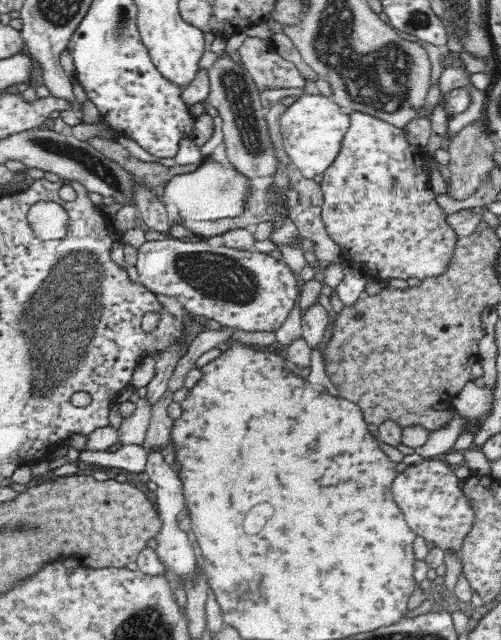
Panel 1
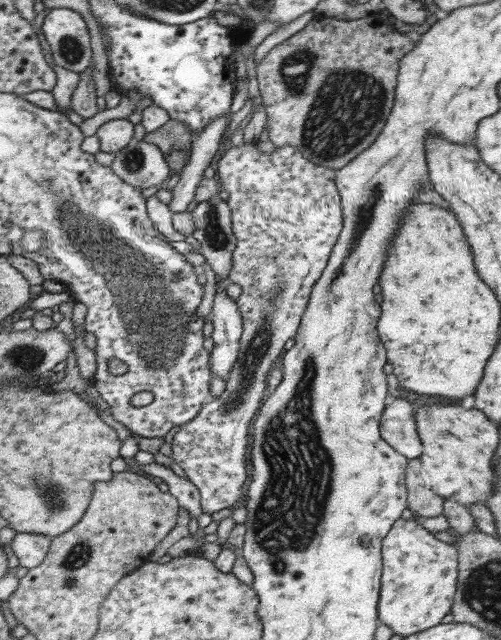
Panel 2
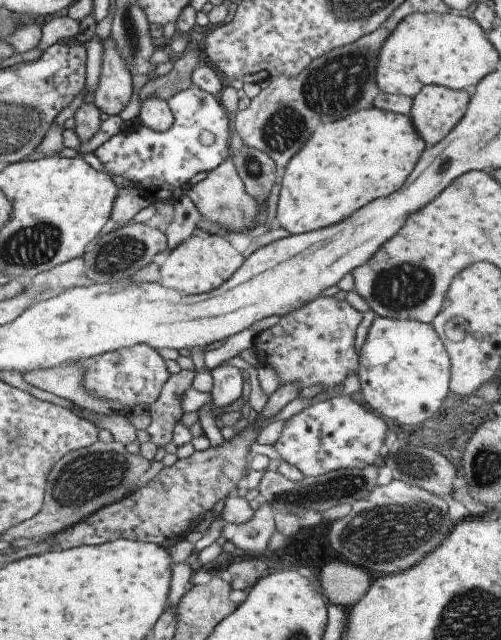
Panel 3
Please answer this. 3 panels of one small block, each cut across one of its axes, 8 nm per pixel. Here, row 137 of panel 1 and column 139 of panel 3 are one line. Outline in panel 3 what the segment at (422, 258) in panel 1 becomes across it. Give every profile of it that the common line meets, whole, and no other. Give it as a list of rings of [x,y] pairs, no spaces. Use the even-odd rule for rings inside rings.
[[[143,344],[133,346],[129,350],[117,350],[111,354],[103,354],[99,358],[83,360],[79,366],[87,368],[87,390],[91,390],[95,396],[101,396],[111,402],[123,402],[125,408],[131,412],[135,406],[153,406],[159,402],[163,388],[167,386],[169,378],[173,376],[169,370],[167,360],[157,352],[157,348]]]

